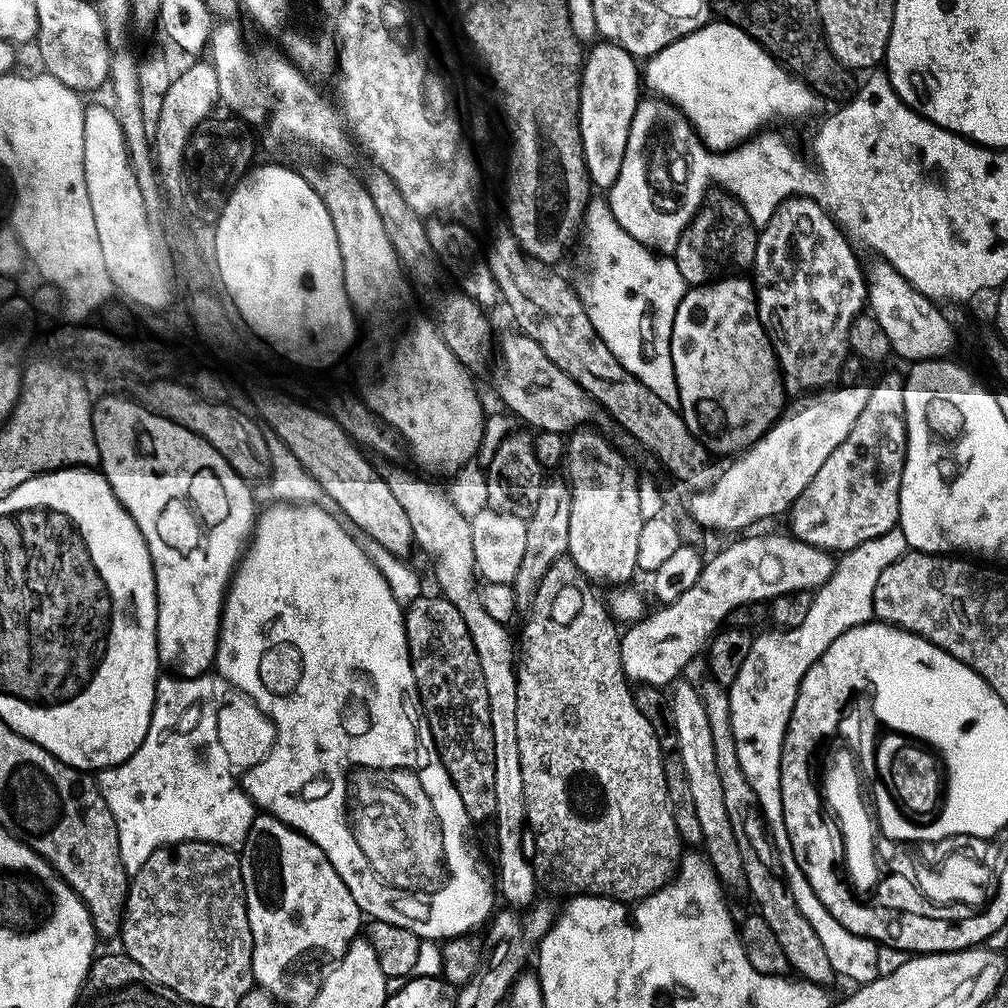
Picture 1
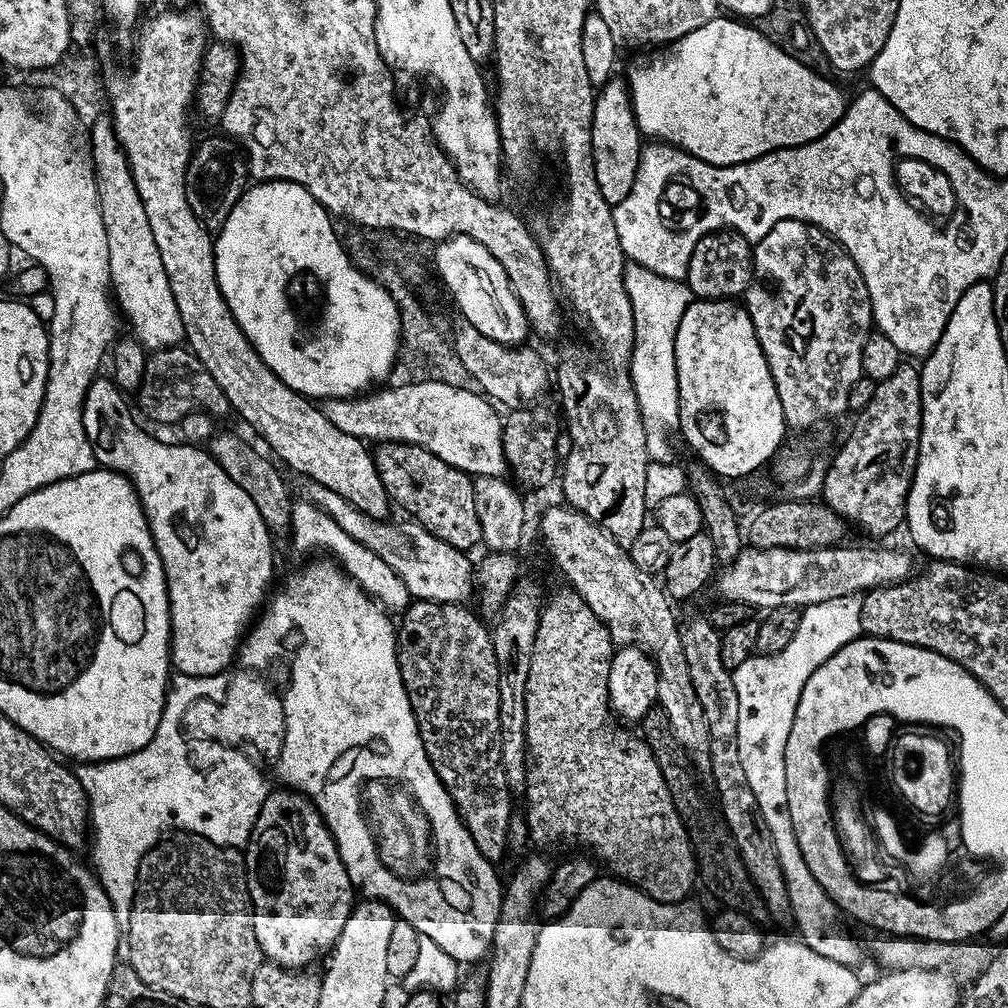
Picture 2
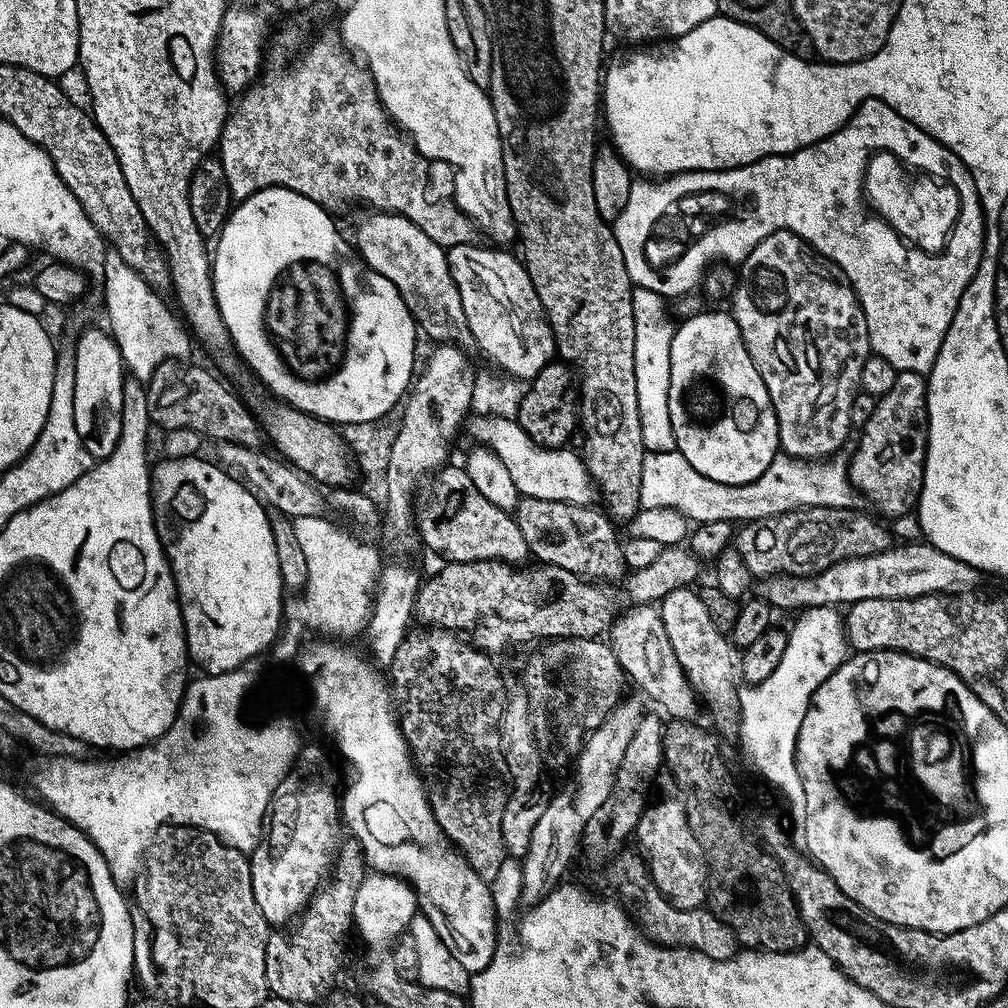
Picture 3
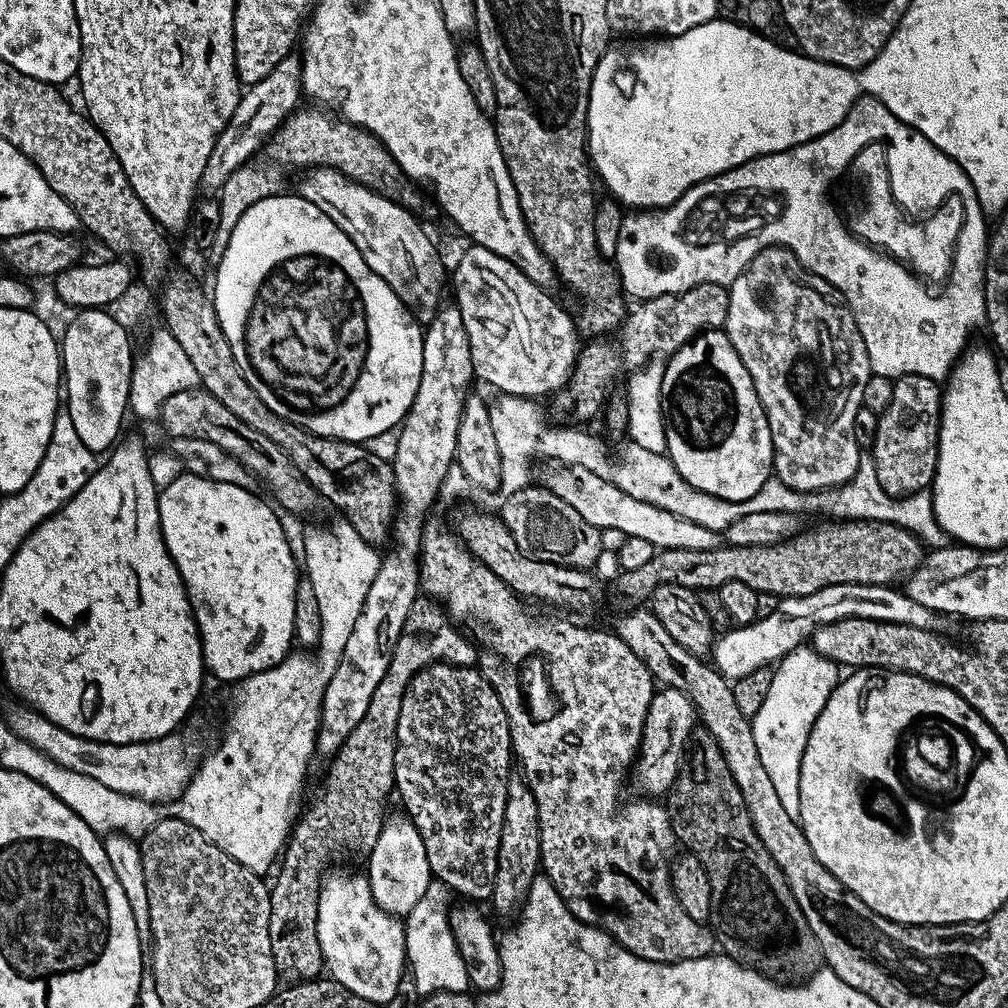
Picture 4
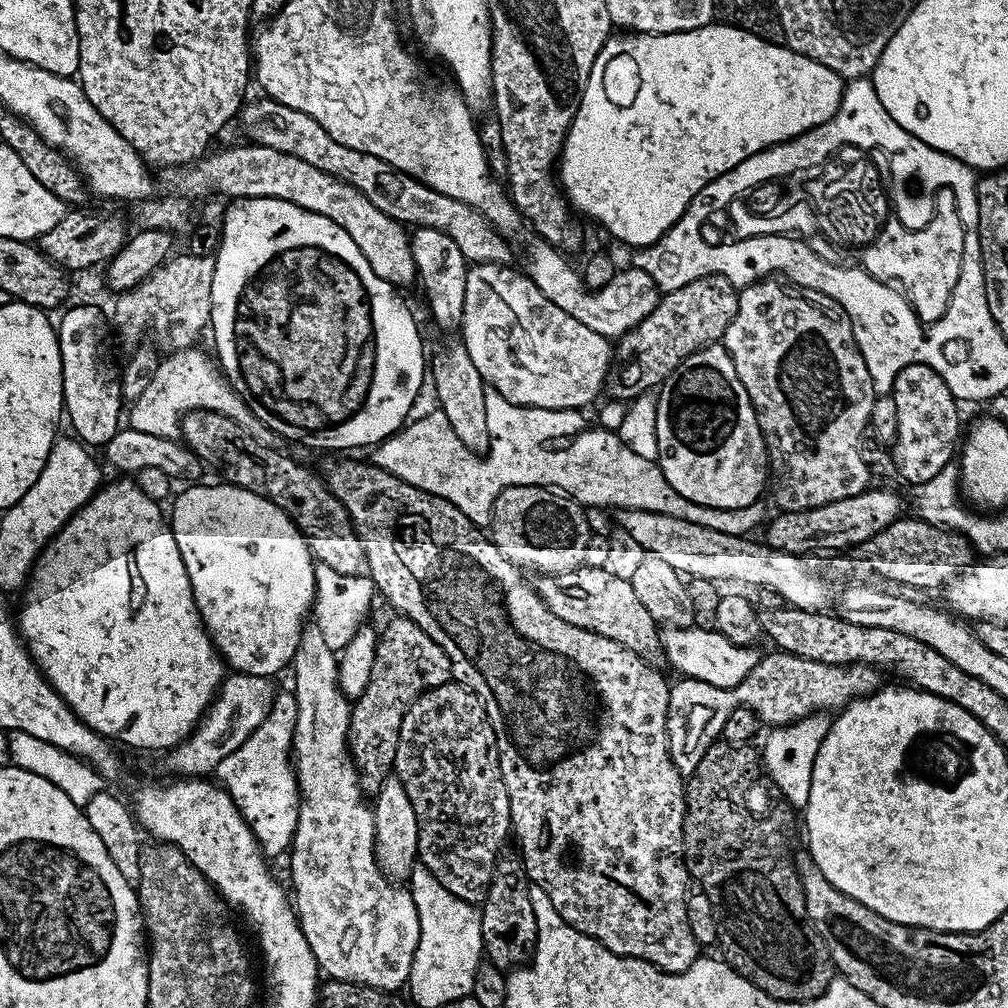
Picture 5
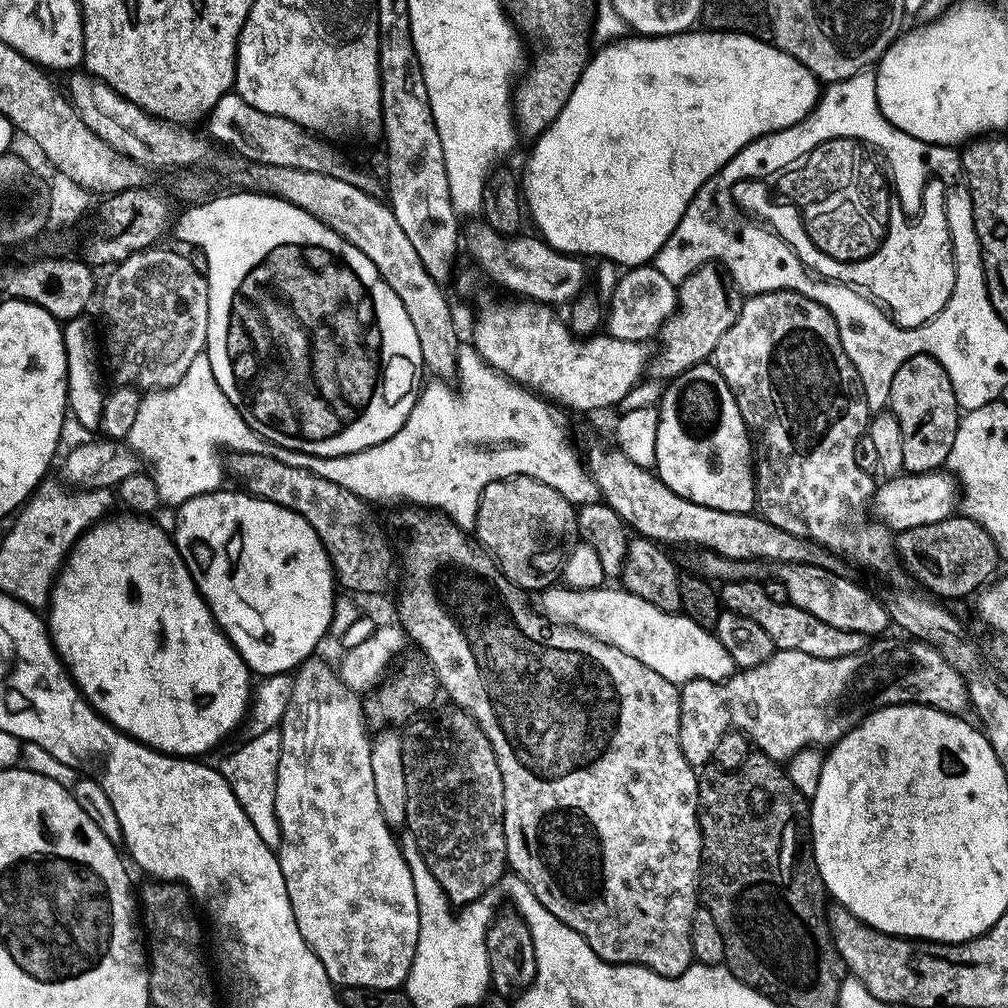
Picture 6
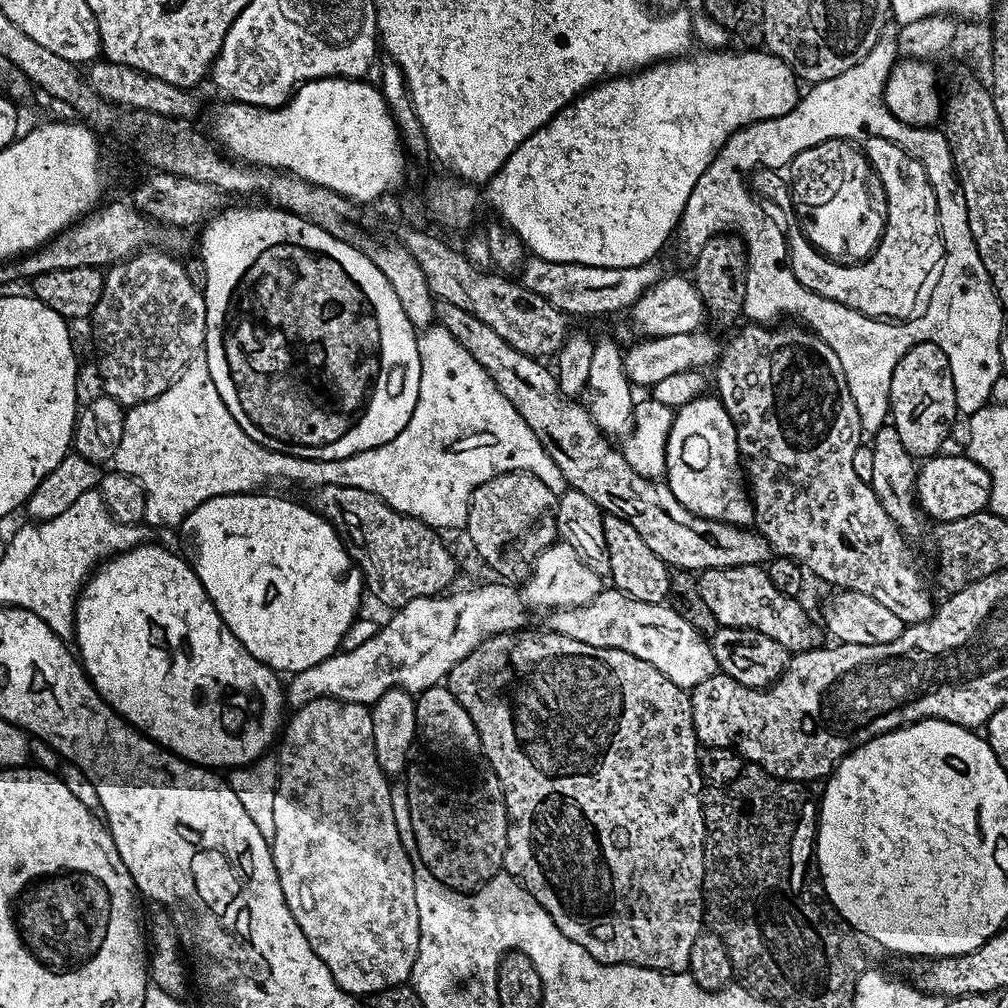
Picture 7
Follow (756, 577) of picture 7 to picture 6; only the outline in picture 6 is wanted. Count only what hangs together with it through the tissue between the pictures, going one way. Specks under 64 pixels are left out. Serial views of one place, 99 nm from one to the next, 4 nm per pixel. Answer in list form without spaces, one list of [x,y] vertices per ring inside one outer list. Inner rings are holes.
[[[755,579],[727,581],[719,589],[718,595],[721,605],[727,611],[742,614],[758,622],[758,626],[762,626],[762,630],[770,634],[773,645],[780,650],[798,650],[814,658],[846,658],[846,654],[858,654],[870,643],[869,637],[858,634],[854,630],[838,630],[838,626],[826,626],[822,618],[814,618],[814,614],[806,614],[806,610],[794,606],[791,602],[783,604],[766,598],[763,583]]]

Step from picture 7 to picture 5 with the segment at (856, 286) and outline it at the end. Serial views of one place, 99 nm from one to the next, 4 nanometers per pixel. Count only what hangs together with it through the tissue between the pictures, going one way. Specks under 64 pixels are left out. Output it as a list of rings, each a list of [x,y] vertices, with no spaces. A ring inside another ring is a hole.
[[[942,188],[936,194],[933,220],[922,229],[907,229],[895,218],[885,220],[884,227],[871,242],[863,245],[859,267],[876,280],[893,285],[903,292],[908,304],[924,326],[942,318],[948,309],[958,274],[962,270],[964,227],[955,208],[954,191]]]

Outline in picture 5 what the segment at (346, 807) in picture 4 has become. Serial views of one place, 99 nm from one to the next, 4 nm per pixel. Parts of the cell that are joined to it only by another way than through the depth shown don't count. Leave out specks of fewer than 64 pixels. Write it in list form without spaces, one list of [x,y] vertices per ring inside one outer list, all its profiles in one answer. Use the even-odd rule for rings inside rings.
[[[396,614],[393,617],[393,620],[385,626],[384,632],[382,628],[379,633],[374,670],[370,672],[370,682],[366,684],[366,690],[355,697],[348,727],[348,752],[356,764],[356,771],[360,773],[360,788],[366,794],[379,792],[385,780],[393,775],[398,738],[402,730],[402,718],[406,718],[406,710],[410,710],[410,706],[424,692],[449,683],[453,679],[452,663],[446,650],[442,650],[442,646],[438,646],[438,642],[434,642],[434,638],[430,638],[430,634],[426,634],[426,630],[422,630],[422,626],[415,624],[408,616]]]

